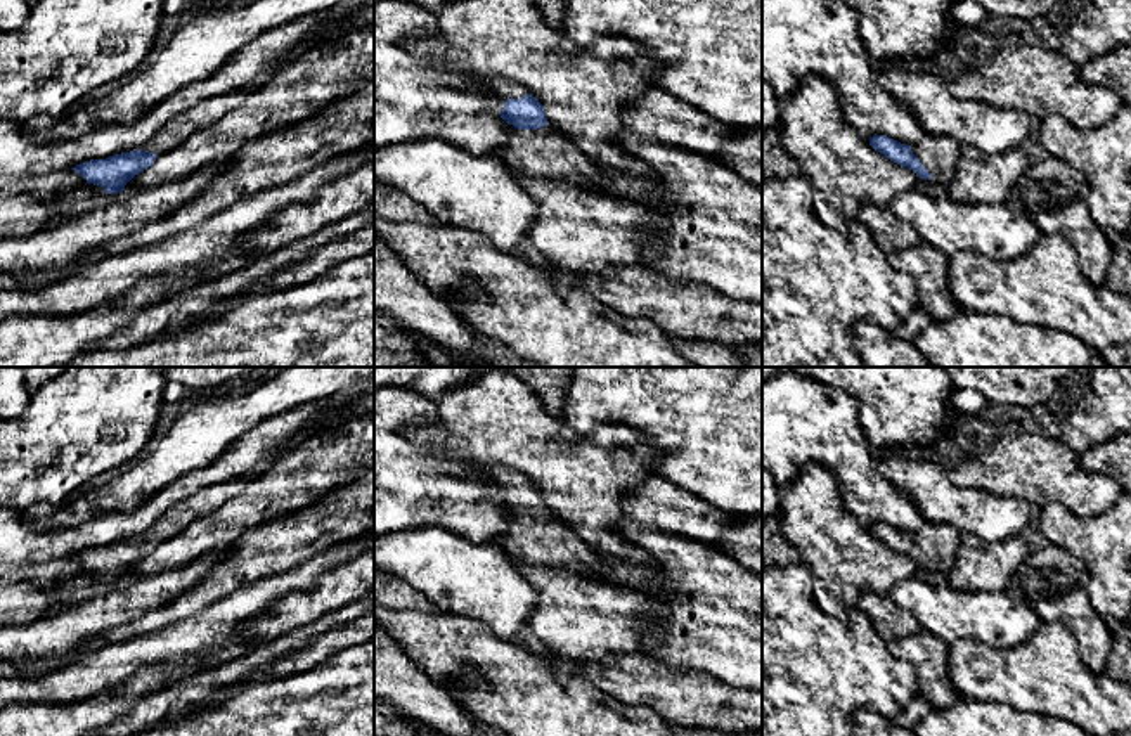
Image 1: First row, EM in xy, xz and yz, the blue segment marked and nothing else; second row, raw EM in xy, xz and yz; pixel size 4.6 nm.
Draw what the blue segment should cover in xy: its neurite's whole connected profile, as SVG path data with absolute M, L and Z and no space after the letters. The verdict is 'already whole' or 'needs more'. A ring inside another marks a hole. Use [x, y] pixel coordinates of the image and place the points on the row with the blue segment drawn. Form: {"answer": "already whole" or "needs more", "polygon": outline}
{"answer": "needs more", "polygon": "M249 87L201 100L166 121L144 147L76 165L71 170L81 175L87 184L57 196L50 210L59 220L64 220L85 211L106 194L123 192L125 185L147 170L158 154L182 145L194 132L217 123L229 111L239 107L248 94Z"}

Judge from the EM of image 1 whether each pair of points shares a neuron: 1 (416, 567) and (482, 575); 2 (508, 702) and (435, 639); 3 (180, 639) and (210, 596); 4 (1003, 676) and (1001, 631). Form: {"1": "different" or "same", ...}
{"1": "same", "2": "same", "3": "different", "4": "different"}

